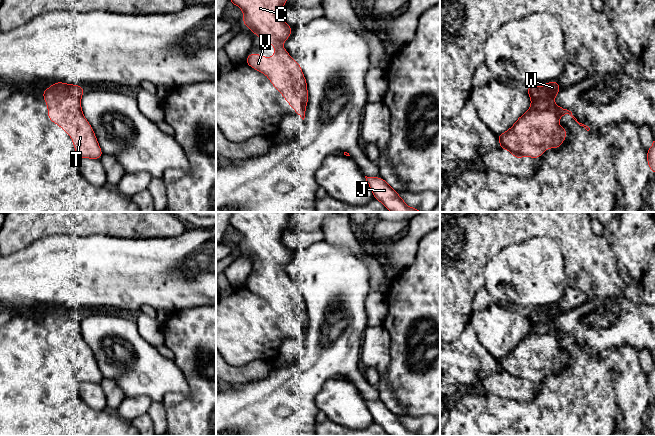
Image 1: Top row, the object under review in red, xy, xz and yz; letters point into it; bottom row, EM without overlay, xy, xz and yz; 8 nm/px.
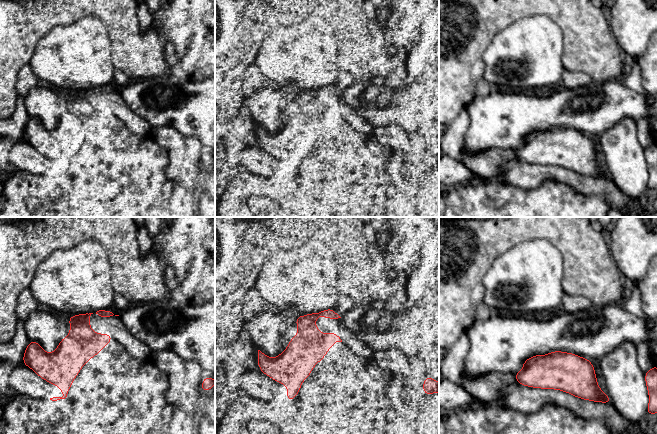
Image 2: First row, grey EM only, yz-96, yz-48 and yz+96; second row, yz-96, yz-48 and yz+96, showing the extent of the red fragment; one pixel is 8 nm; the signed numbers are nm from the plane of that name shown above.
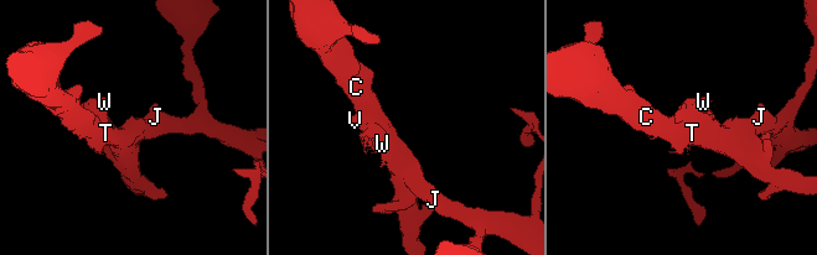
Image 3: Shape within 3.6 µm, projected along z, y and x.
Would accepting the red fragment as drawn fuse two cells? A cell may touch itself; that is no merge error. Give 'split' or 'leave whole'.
leave whole

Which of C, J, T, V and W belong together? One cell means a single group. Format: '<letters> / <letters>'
C J T V W

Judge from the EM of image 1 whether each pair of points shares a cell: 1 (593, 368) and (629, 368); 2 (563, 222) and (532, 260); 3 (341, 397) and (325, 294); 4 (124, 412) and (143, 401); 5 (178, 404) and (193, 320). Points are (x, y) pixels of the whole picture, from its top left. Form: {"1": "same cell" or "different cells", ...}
{"1": "different cells", "2": "different cells", "3": "different cells", "4": "same cell", "5": "same cell"}

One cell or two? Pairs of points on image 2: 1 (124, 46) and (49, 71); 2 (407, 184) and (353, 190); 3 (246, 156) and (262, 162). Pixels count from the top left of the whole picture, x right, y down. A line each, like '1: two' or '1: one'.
1: two
2: two
3: one

